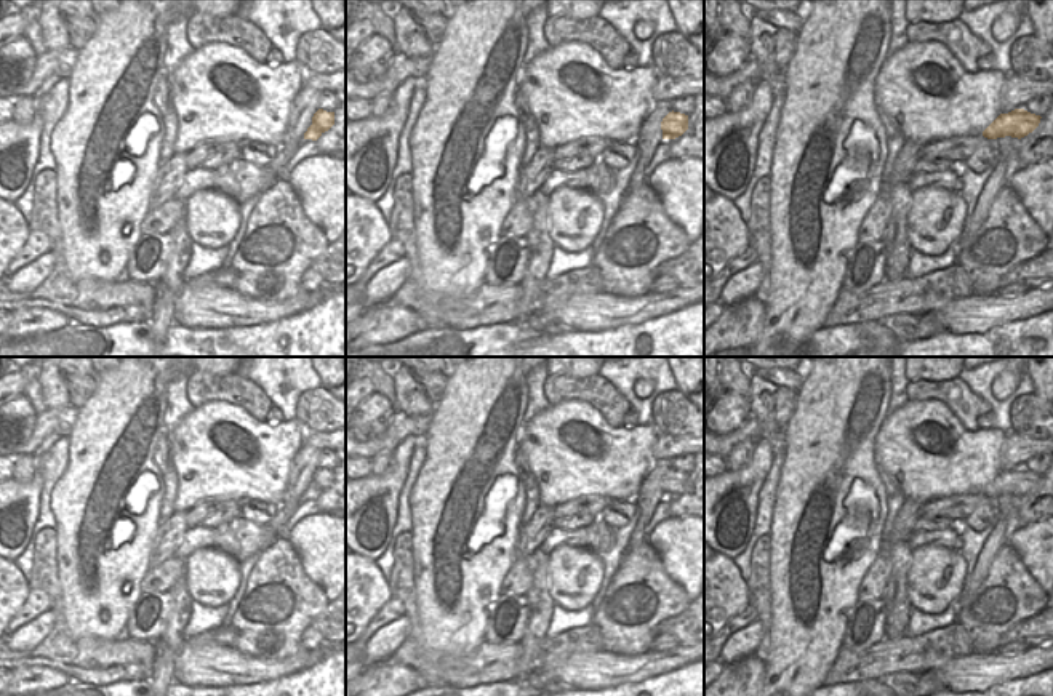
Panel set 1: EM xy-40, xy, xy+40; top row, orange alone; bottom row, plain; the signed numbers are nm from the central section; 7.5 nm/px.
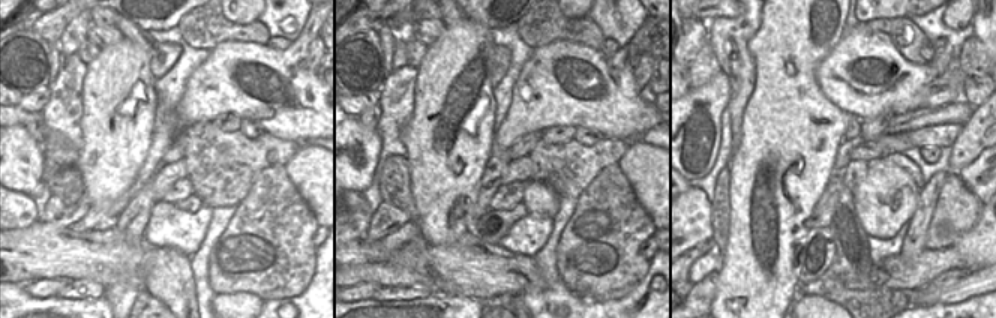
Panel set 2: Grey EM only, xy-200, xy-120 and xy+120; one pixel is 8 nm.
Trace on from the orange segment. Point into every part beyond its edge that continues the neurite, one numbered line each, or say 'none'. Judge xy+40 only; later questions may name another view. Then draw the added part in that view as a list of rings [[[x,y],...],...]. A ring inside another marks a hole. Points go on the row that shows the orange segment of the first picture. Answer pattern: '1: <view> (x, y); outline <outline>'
none

